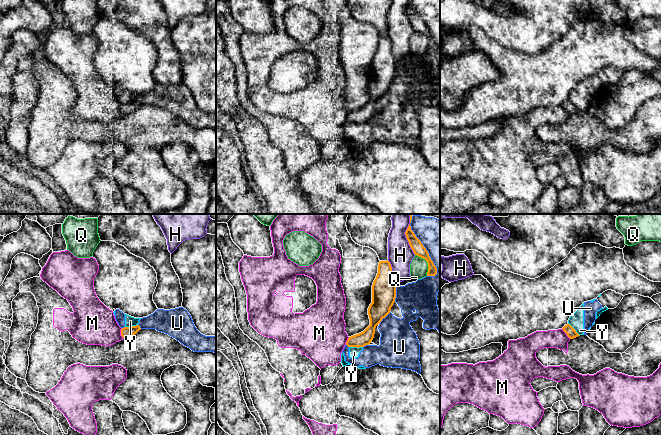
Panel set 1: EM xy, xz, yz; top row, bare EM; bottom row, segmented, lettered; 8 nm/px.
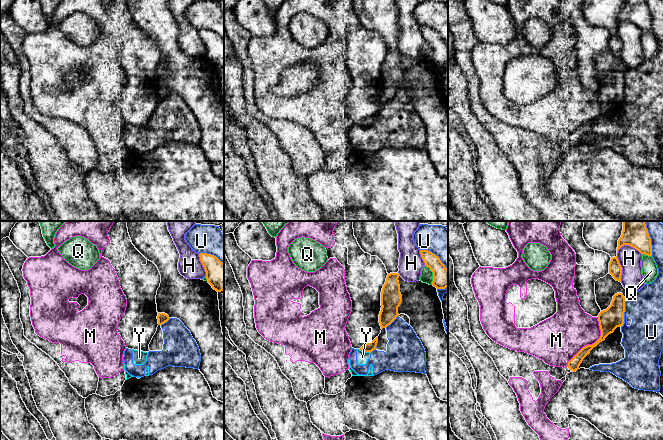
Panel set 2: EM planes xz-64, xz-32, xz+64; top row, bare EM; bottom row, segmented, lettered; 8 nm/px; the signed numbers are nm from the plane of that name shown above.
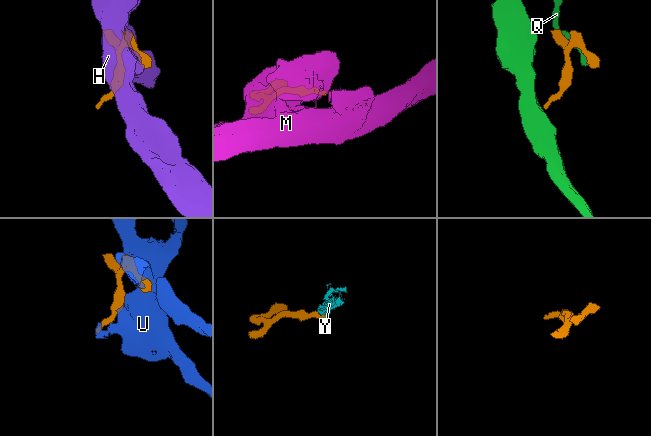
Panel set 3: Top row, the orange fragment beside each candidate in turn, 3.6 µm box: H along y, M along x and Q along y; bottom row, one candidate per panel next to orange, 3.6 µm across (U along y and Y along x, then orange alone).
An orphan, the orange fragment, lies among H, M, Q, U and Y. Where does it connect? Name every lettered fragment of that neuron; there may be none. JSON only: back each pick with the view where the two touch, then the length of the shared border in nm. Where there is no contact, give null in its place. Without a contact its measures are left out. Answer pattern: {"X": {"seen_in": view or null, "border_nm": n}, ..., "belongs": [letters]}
{"M": {"seen_in": "xy", "border_nm": 90}, "belongs": ["M"]}

